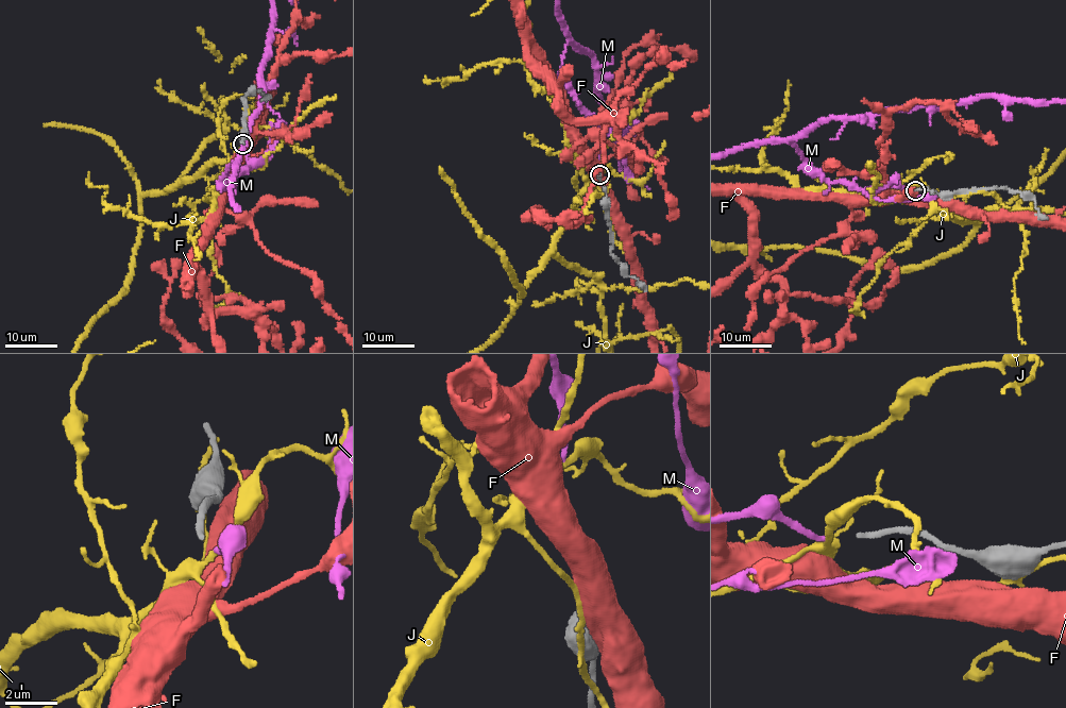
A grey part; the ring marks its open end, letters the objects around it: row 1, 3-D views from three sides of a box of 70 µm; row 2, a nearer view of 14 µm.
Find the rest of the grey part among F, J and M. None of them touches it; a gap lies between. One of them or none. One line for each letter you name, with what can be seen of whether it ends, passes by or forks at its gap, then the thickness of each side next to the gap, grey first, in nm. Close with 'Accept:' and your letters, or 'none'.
M: It ends there. Thickness 200 nm (grey) against 190 nm
Accept: M

